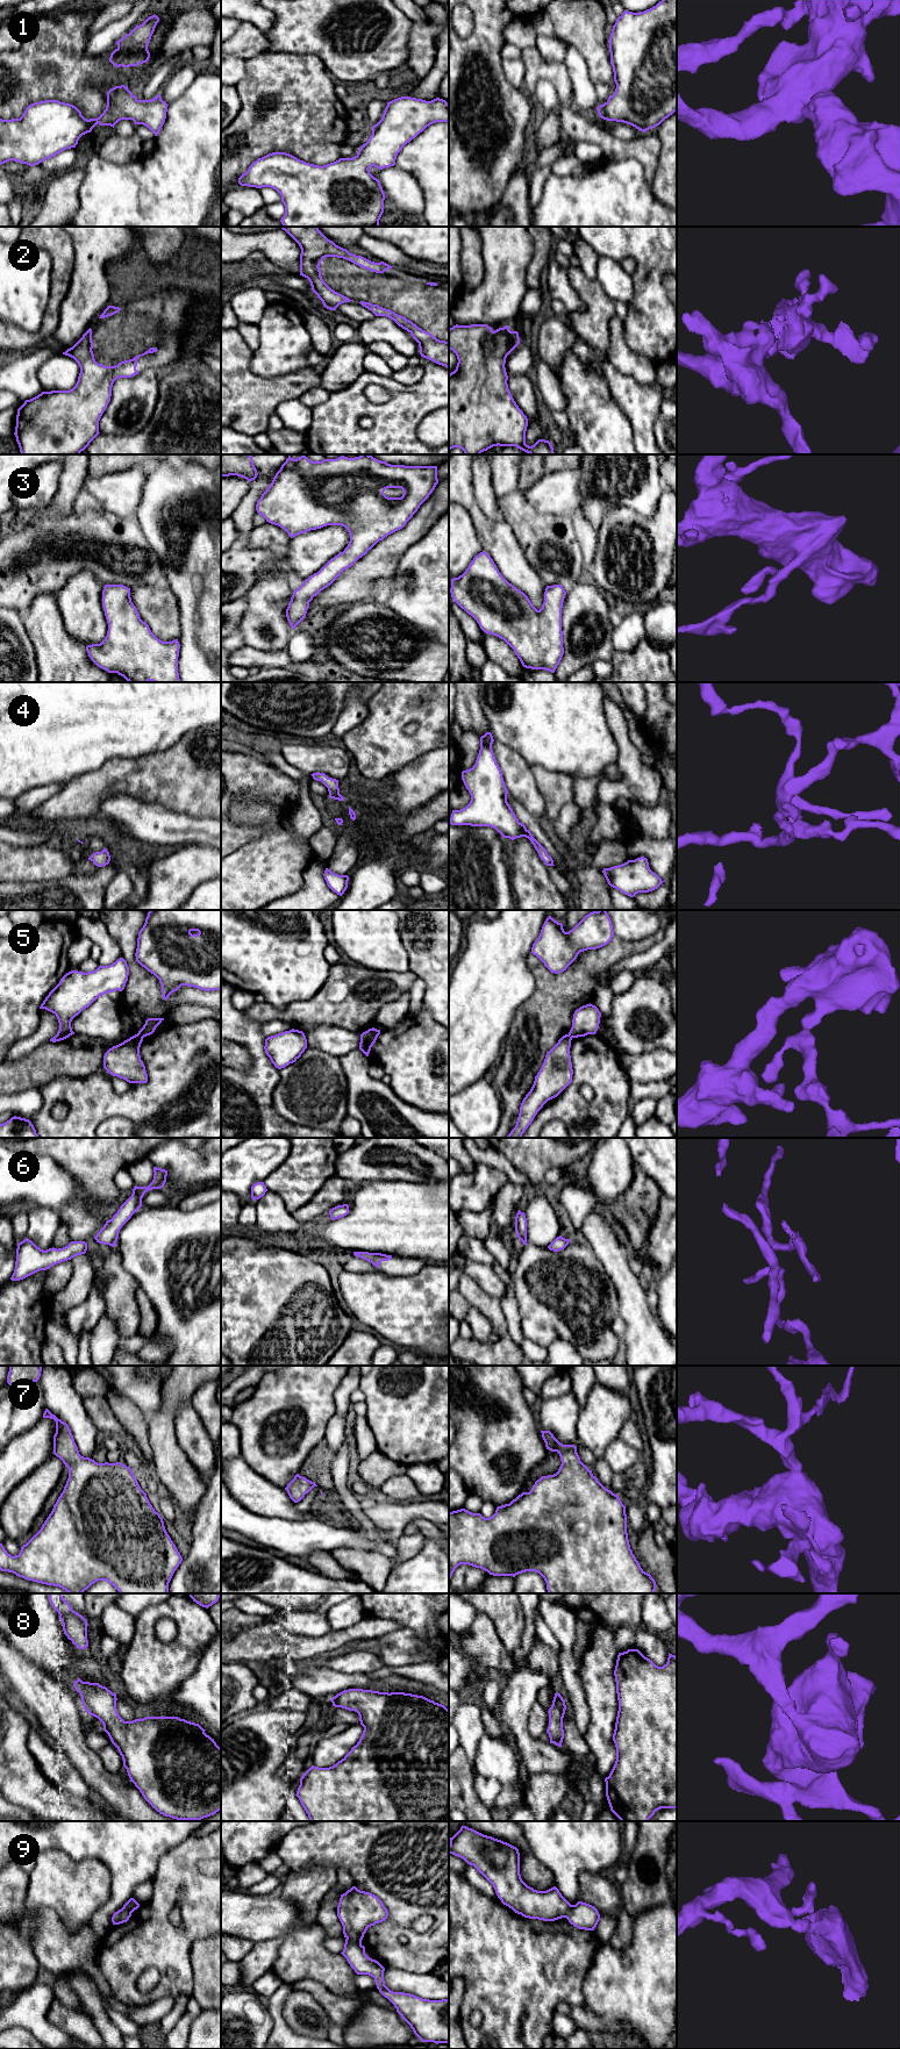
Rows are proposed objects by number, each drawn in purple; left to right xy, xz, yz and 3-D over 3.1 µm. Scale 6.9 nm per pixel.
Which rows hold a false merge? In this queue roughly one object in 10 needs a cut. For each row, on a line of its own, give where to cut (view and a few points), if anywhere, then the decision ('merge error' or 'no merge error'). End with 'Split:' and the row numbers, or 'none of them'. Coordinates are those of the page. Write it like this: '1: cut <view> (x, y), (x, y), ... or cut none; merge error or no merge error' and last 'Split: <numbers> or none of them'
1: cut none; no merge error
2: cut none; no merge error
3: cut none; no merge error
4: cut none; no merge error
5: cut xy (137, 1033), (143, 1037); merge error
6: cut none; no merge error
7: cut none; no merge error
8: cut none; no merge error
9: cut xz (347, 1938), (361, 1943); merge error
Split: 5, 9

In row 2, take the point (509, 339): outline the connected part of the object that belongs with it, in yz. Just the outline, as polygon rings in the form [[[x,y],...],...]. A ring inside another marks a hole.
[[[471,324],[471,325],[453,325],[449,329],[449,349],[452,350],[458,359],[456,370],[449,374],[449,450],[459,447],[465,454],[480,454],[484,451],[493,446],[516,446],[517,449],[529,454],[555,454],[553,447],[549,440],[538,439],[534,445],[529,446],[526,444],[526,431],[528,427],[528,418],[523,411],[519,408],[508,389],[508,375],[506,372],[506,358],[507,356],[520,344],[520,337],[517,331],[510,331],[509,327],[499,328],[492,330],[487,324]]]

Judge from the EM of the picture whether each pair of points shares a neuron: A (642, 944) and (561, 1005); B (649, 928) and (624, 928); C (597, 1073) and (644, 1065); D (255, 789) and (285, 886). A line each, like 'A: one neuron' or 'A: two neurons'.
A: one neuron
B: one neuron
C: two neurons
D: two neurons

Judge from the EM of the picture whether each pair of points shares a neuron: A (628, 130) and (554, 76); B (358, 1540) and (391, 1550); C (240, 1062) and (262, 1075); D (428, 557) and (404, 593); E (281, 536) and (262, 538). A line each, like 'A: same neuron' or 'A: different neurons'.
A: different neurons
B: same neuron
C: different neurons
D: same neuron
E: same neuron

